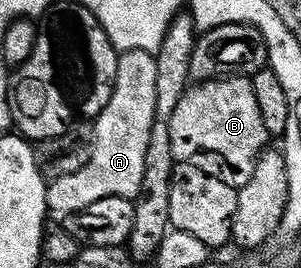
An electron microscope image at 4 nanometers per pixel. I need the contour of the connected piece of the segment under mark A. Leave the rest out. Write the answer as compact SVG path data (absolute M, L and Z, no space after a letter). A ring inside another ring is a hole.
M134 49L117 54L118 69L114 77L114 89L110 93L110 101L101 109L94 120L94 138L92 156L78 173L70 173L70 177L58 177L48 183L48 210L61 217L74 215L86 209L86 205L94 205L94 201L102 201L102 197L126 197L134 200L140 192L143 181L143 170L146 169L146 147L150 145L150 131L154 125L155 84L158 74L155 54L151 51Z

